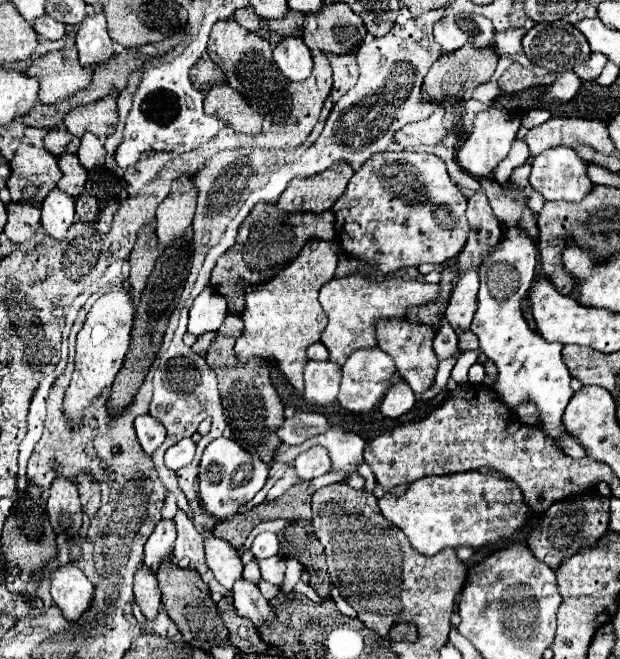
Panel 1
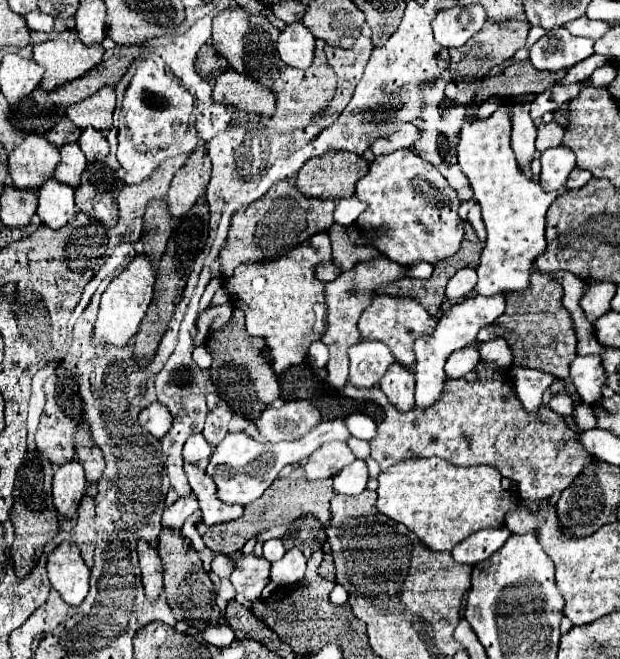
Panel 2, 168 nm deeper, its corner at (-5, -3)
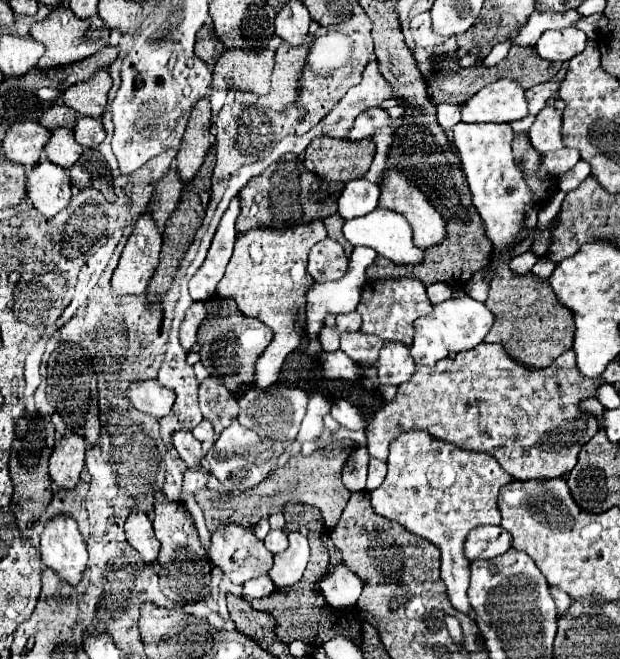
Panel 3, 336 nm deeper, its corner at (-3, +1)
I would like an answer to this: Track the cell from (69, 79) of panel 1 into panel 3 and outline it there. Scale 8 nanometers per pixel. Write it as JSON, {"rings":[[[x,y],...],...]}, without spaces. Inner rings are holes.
{"rings":[[[59,7],[59,9],[53,9],[53,13],[47,21],[35,23],[31,27],[31,39],[45,45],[45,55],[39,59],[37,67],[39,69],[53,69],[53,67],[77,63],[85,57],[91,57],[99,49],[107,47],[109,45],[109,29],[105,27],[101,17],[93,17],[93,19],[87,19],[85,23],[81,23],[81,19],[77,19],[73,15],[73,11]]]}

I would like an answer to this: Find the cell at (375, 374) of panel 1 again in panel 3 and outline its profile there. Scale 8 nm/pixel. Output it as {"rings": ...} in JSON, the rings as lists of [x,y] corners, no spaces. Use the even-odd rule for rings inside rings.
{"rings":[[[361,331],[341,335],[341,351],[347,353],[357,365],[375,365],[381,347],[383,341],[375,335],[365,335]]]}

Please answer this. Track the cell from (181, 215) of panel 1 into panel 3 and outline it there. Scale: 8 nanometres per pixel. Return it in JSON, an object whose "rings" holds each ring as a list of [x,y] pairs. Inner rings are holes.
{"rings":[[[201,99],[197,107],[193,107],[193,115],[189,117],[189,127],[185,131],[185,139],[179,147],[177,155],[177,173],[183,183],[189,183],[197,171],[201,169],[205,155],[211,149],[211,109],[209,99]]]}

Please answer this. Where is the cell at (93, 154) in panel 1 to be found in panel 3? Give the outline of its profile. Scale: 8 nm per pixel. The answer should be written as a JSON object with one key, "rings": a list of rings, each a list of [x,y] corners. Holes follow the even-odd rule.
{"rings":[[[79,117],[77,123],[75,123],[73,133],[75,133],[77,143],[83,145],[85,149],[95,149],[105,139],[105,129],[103,129],[101,121],[91,119],[91,117]]]}

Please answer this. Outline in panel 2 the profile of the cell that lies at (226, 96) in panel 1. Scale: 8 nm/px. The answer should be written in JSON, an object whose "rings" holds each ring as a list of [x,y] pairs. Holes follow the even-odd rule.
{"rings":[[[227,69],[217,77],[215,83],[215,101],[223,105],[233,105],[245,111],[273,113],[275,111],[275,93],[269,87],[261,87],[255,79],[239,75],[235,69]]]}

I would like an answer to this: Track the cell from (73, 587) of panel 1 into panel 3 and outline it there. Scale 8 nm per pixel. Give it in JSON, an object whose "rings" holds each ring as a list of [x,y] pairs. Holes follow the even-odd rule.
{"rings":[[[59,515],[45,525],[41,533],[41,559],[59,579],[65,579],[73,587],[81,583],[87,569],[87,549],[71,517]]]}

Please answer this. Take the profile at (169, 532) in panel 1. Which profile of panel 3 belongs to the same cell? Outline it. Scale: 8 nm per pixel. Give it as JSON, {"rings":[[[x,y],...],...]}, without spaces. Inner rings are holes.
{"rings":[[[187,469],[181,491],[183,493],[197,493],[205,487],[205,481],[207,481],[207,475],[203,469]]]}

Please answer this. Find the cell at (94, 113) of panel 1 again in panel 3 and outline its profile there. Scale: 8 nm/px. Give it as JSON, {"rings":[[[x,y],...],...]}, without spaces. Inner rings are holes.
{"rings":[[[97,71],[89,83],[77,83],[63,95],[63,103],[75,109],[79,115],[101,119],[107,105],[107,93],[111,89],[111,77],[107,71]]]}

